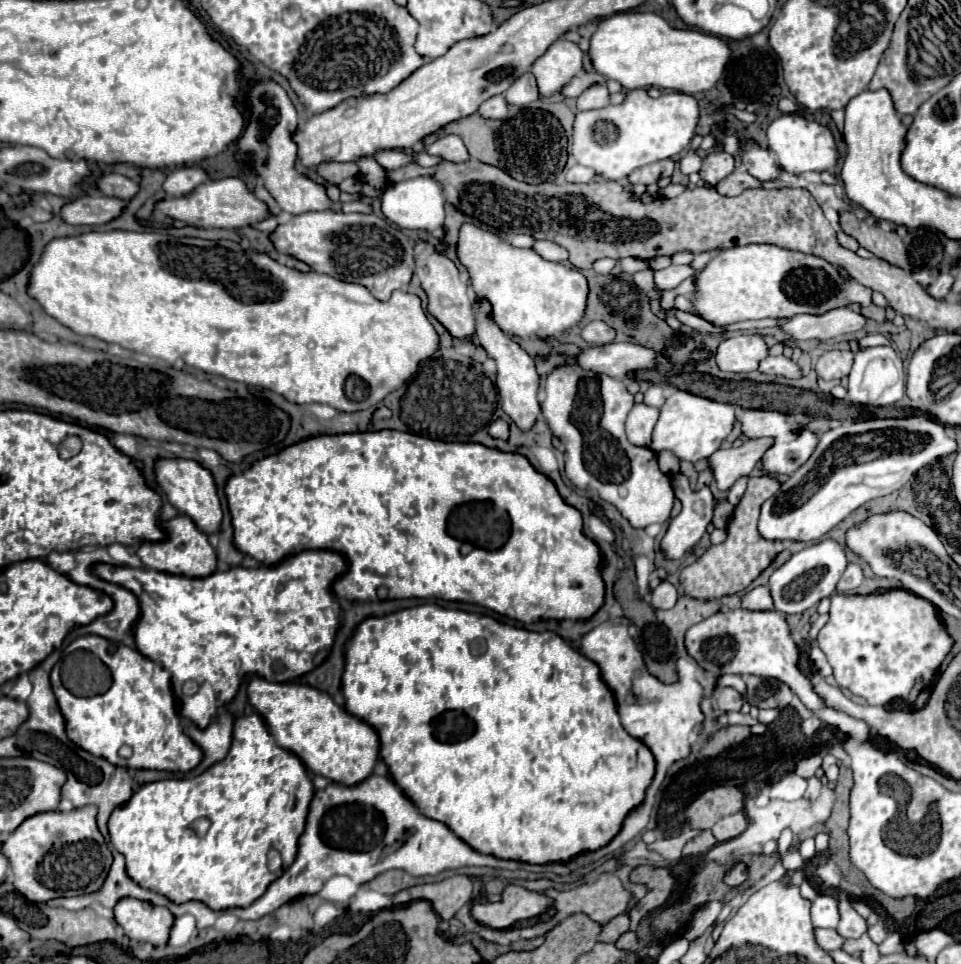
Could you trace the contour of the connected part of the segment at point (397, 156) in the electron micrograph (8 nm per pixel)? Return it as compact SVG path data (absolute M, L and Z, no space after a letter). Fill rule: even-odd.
M382 150L380 154L376 154L374 158L382 168L386 170L398 170L402 166L406 166L408 162L414 162L416 158L412 154L404 154L404 152L392 152L392 150Z

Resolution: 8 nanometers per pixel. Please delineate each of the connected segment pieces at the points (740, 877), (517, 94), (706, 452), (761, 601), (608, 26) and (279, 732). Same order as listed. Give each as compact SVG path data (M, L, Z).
M736 862L736 864L732 864L728 870L726 870L726 874L724 874L724 882L728 884L728 886L740 886L744 880L748 878L748 868L746 868L746 864L744 862Z
M530 72L524 74L524 78L518 78L506 90L504 98L508 100L508 104L514 104L514 106L526 106L526 104L538 100L540 92L538 92L538 86L536 86L536 78Z
M674 390L666 404L660 408L660 418L652 434L652 450L672 450L680 460L698 462L716 452L722 440L732 432L734 426L734 406L708 400L684 390Z
M758 586L758 592L746 592L742 596L742 608L746 610L772 610L772 598L768 586Z
M620 12L598 24L590 40L590 58L596 72L620 82L626 90L654 86L696 94L716 86L732 58L732 48L720 36L696 28L672 28L652 12Z
M252 678L248 698L266 720L276 742L296 754L310 772L344 786L358 786L374 774L380 758L378 734L370 724L336 706L326 692L306 684L276 684L264 678Z

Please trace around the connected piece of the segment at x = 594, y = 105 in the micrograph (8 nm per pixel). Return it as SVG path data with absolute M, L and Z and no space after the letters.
M604 84L590 86L584 94L578 96L578 110L598 110L610 104L610 92Z

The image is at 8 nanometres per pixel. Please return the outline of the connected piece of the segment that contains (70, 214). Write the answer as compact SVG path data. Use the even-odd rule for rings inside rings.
M80 196L62 206L62 220L68 224L106 224L120 216L124 200L108 196Z

